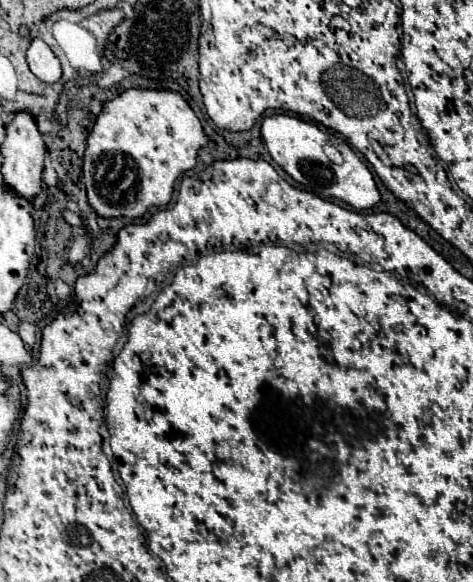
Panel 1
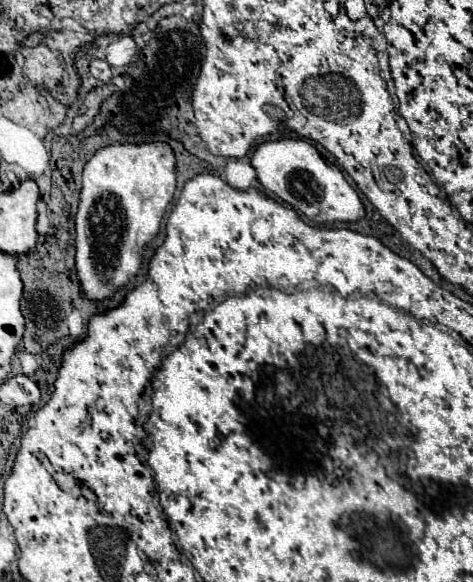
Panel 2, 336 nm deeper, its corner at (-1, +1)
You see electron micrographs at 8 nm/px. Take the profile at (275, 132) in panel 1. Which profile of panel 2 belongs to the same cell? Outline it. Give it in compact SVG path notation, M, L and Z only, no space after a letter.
M281 139L261 143L251 157L251 165L257 171L259 183L267 191L275 193L281 201L309 217L313 223L351 223L365 215L359 195L345 181L343 173L327 165L309 141Z

